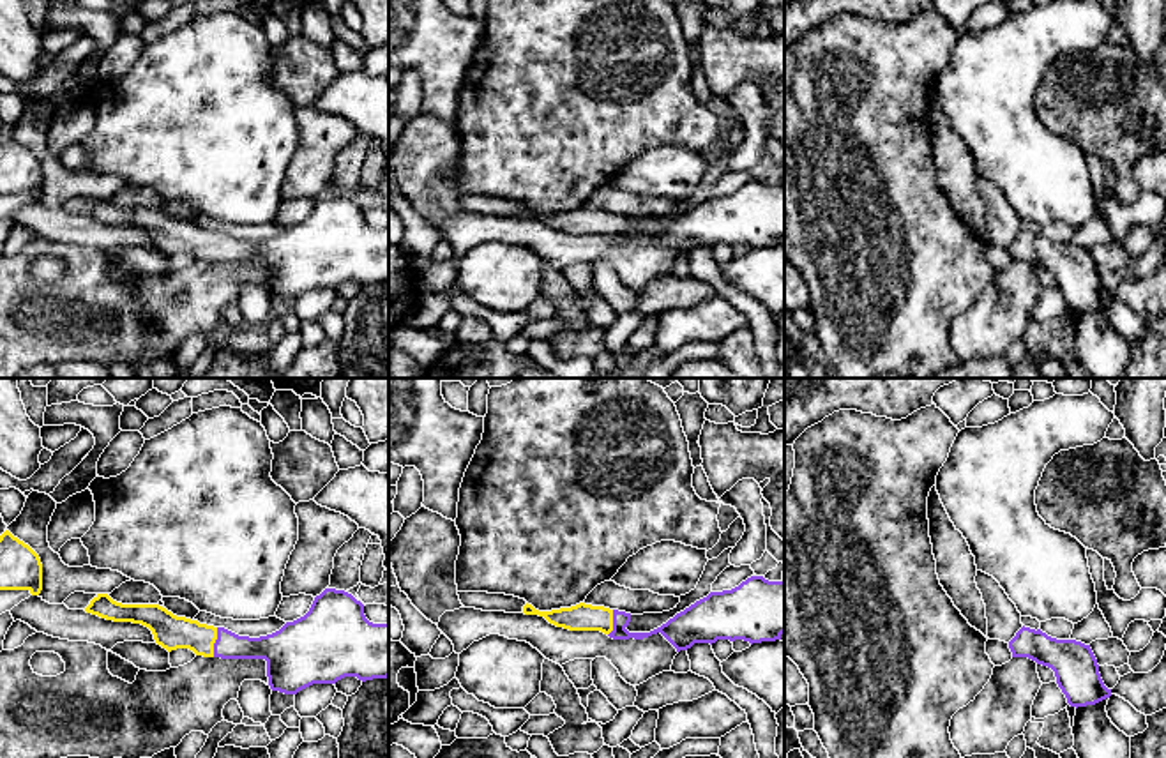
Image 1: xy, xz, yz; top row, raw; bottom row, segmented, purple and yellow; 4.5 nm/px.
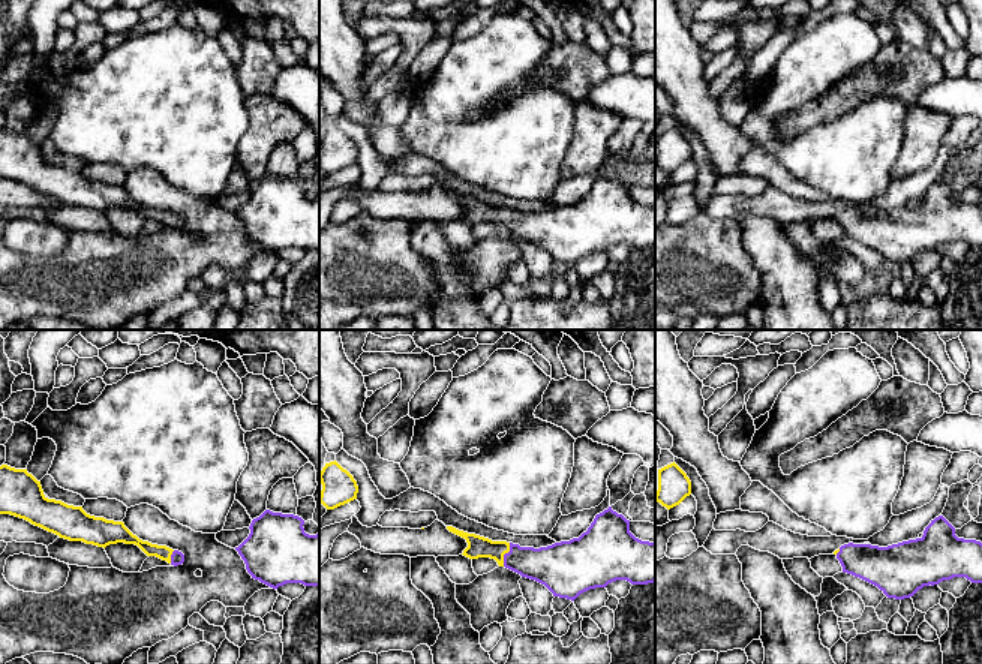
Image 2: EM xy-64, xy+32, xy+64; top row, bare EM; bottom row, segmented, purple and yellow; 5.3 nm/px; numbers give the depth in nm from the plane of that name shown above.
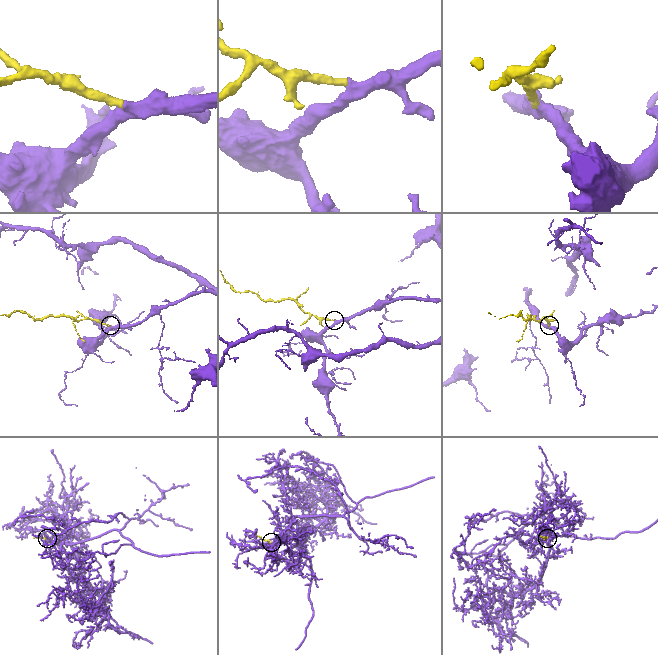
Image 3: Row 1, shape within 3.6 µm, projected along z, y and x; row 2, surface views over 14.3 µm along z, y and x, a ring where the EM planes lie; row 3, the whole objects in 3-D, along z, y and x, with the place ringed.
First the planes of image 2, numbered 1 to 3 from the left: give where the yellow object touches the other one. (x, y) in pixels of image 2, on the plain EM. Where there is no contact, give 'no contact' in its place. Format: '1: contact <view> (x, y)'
1: contact xy-64 (171, 221)
2: contact xy+32 (504, 219)
3: contact xy+64 (838, 216)

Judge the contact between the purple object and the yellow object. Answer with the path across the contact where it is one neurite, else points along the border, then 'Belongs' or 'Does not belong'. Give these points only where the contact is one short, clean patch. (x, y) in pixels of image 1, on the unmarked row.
Path across: xy (228, 250), (216, 246), (170, 235). Belongs

